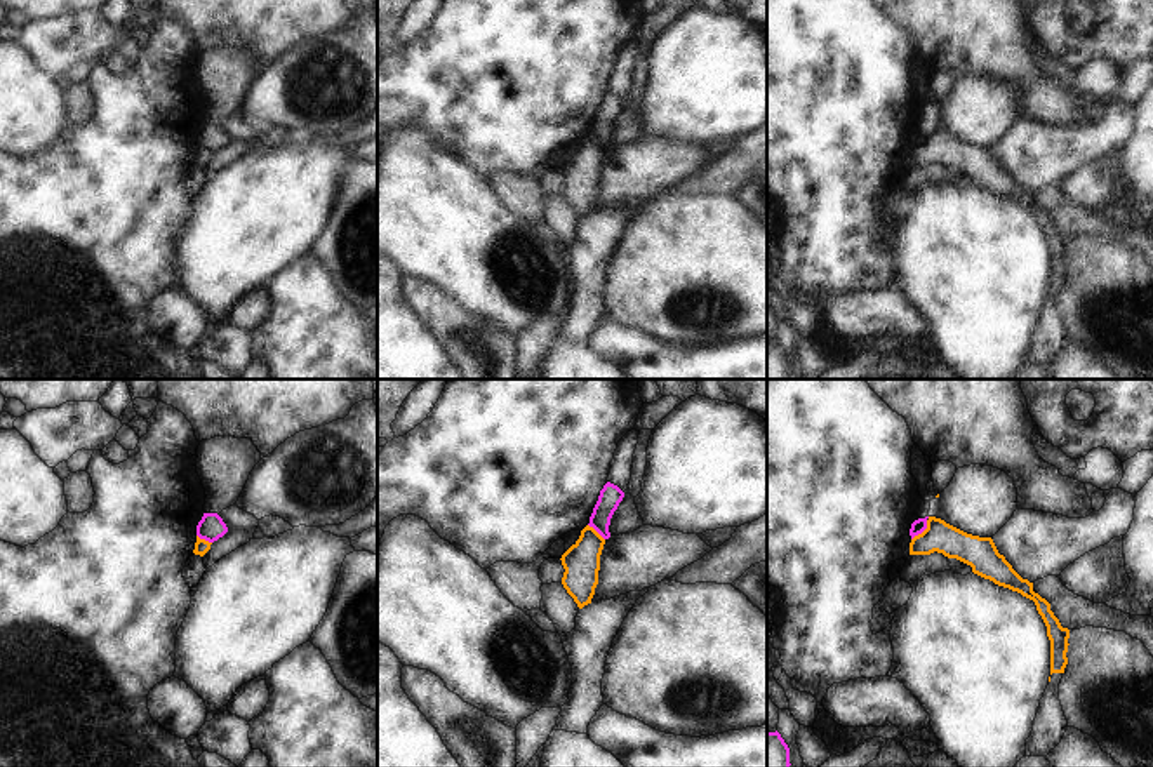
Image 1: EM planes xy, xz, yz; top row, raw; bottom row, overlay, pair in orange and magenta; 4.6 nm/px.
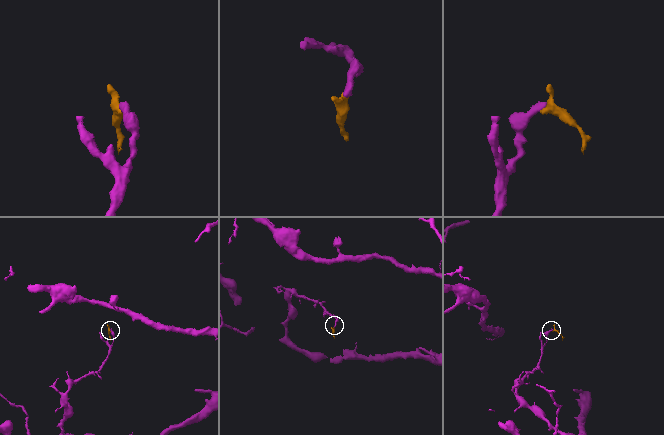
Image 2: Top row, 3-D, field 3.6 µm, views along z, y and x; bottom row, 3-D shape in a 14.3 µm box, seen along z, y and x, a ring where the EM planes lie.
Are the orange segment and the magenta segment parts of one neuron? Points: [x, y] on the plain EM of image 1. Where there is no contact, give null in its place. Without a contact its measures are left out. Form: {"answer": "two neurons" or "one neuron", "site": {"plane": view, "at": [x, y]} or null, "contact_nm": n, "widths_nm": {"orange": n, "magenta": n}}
{"answer": "two neurons", "site": {"plane": "yz", "at": [924, 141]}, "contact_nm": 120, "widths_nm": {"orange": 140, "magenta": 70}}

